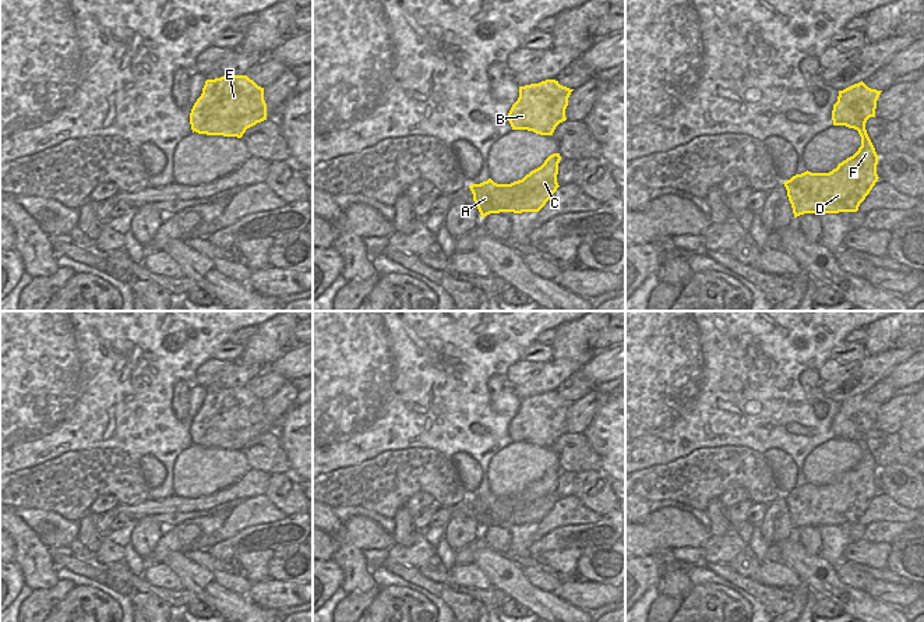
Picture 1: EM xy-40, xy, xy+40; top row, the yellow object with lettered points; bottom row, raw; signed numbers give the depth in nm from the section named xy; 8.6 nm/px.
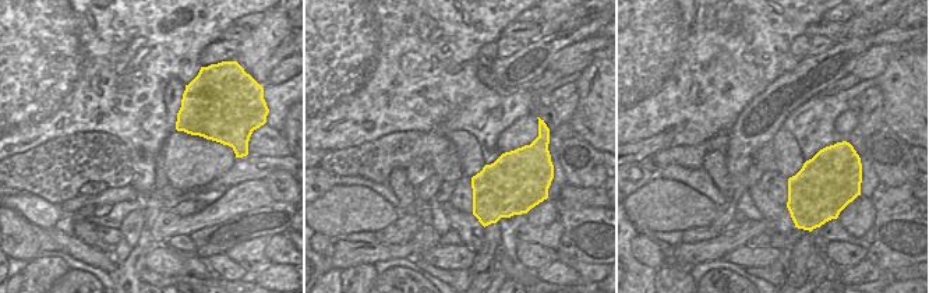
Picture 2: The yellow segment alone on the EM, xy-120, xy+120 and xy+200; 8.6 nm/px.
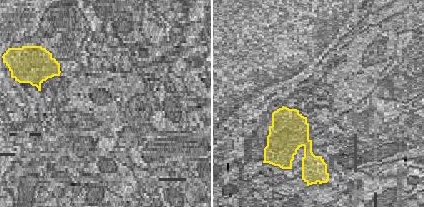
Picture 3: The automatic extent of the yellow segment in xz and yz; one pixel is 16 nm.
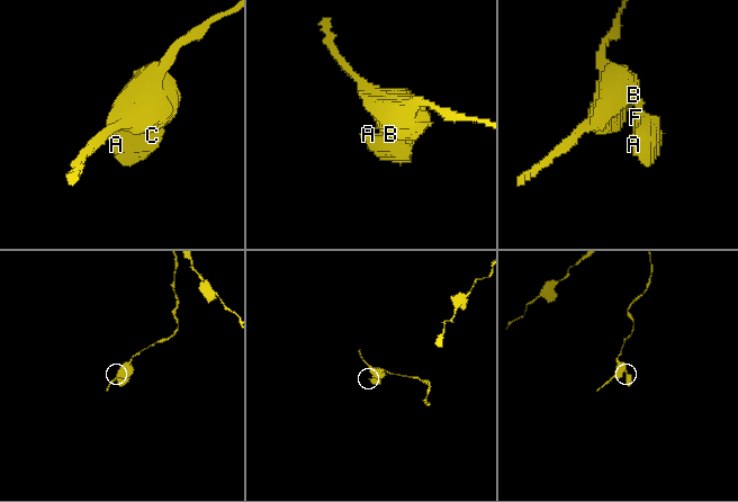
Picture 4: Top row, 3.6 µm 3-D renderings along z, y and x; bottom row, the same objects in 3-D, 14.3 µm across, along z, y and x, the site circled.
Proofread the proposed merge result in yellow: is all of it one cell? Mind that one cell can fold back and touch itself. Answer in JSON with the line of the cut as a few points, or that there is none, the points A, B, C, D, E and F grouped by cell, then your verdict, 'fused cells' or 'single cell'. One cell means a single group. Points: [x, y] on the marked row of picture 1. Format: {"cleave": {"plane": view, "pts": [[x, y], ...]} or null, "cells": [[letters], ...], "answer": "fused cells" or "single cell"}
{"cleave": {"plane": "xy+40", "pts": [[864, 123], [857, 130]]}, "cells": [["A", "C", "D", "F"], ["B", "E"]], "answer": "fused cells"}

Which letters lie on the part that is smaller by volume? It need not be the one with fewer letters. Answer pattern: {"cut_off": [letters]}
{"cut_off": ["A", "C", "D", "F"]}

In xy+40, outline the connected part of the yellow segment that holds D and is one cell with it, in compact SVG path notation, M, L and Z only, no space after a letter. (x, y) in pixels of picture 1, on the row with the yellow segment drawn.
M860 127L861 146L829 173L804 172L784 181L794 218L804 213L857 212L860 204L878 181L878 155Z

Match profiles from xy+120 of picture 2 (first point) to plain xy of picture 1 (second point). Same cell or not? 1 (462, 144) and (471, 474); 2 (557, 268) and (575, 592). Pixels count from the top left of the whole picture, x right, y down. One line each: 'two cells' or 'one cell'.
1: one cell
2: one cell

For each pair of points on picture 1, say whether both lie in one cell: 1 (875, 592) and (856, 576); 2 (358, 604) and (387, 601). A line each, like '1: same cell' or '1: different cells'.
1: different cells
2: different cells

